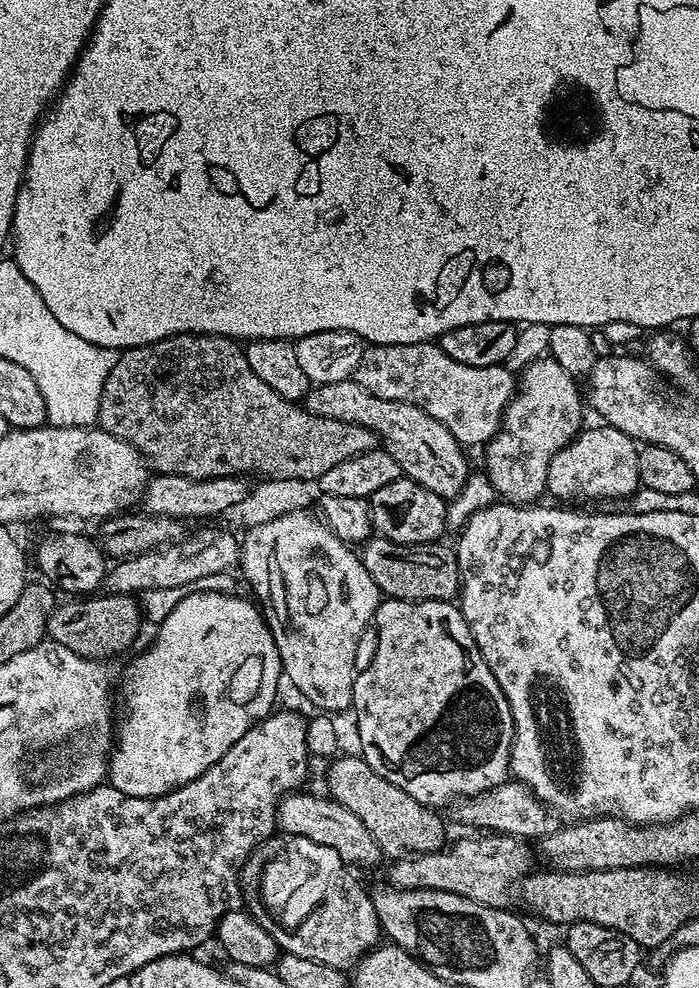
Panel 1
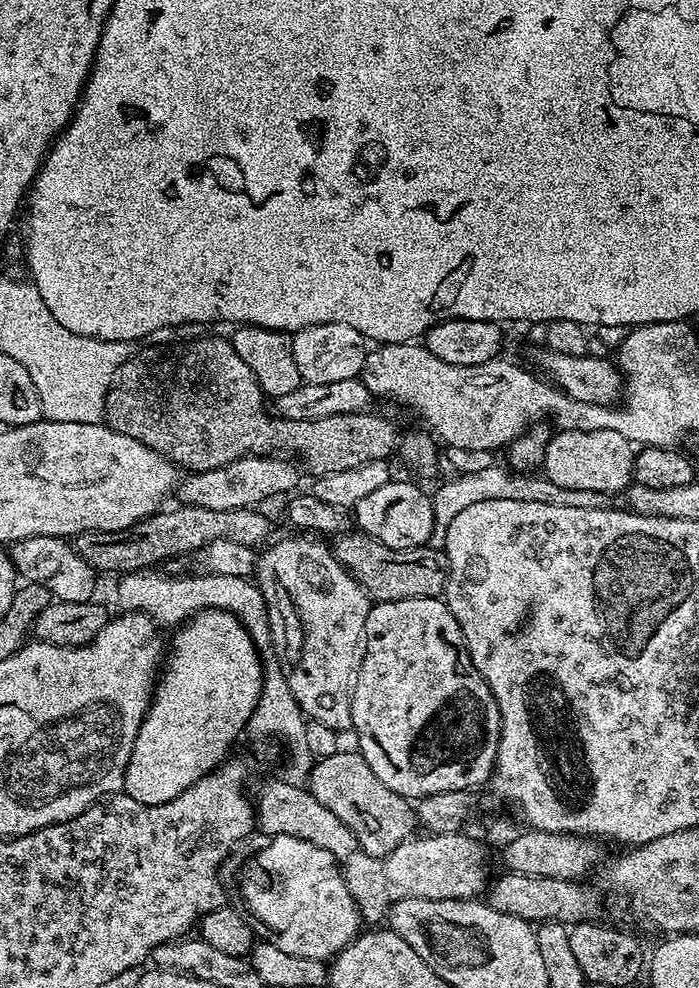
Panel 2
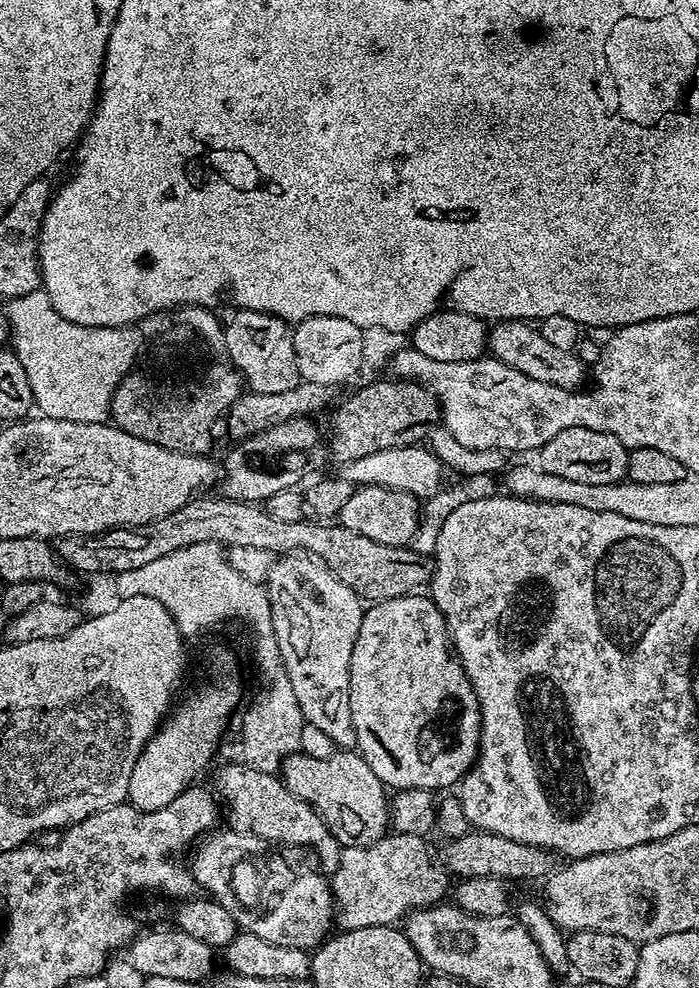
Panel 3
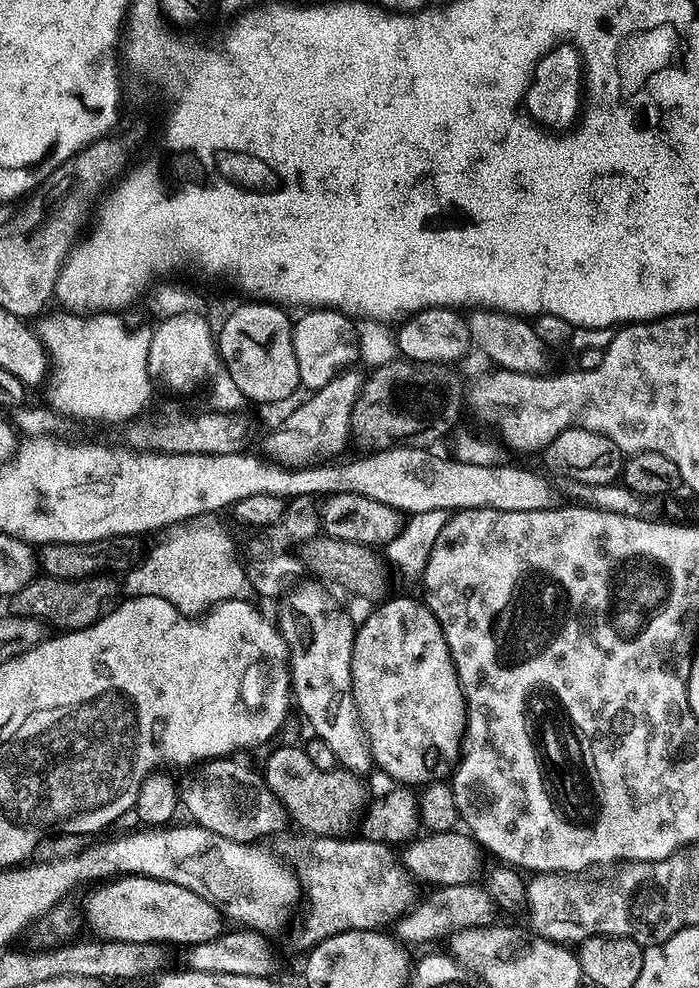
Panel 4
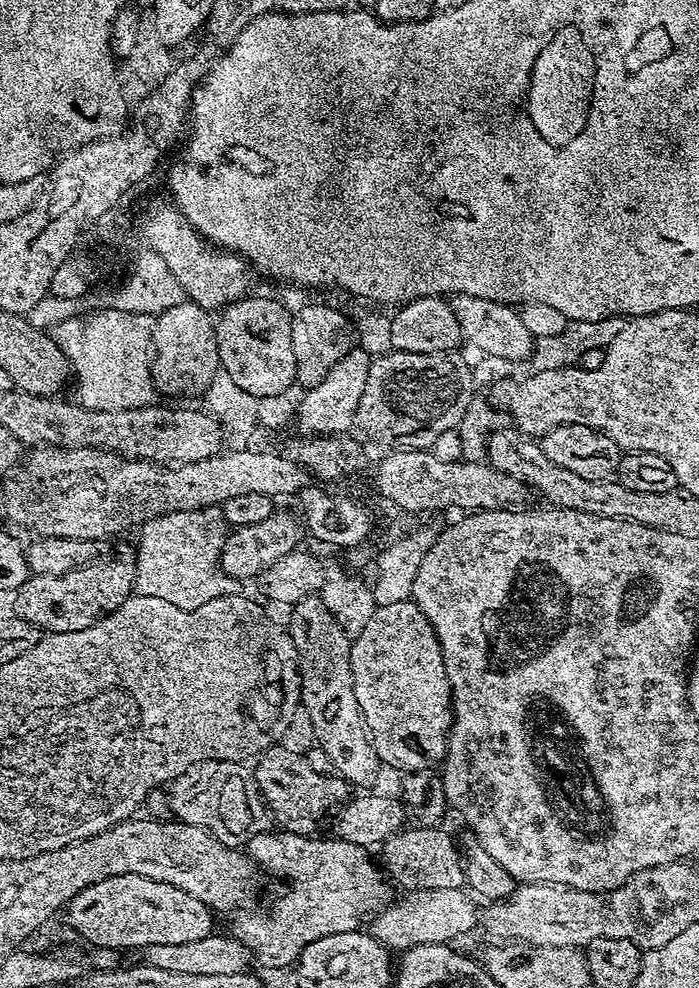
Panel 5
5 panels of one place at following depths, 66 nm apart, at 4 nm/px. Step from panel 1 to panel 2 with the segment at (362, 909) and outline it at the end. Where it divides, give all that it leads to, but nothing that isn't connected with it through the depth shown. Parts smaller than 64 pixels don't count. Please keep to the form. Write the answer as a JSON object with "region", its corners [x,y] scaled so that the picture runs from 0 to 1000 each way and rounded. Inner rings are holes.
{"region":[[[366,844],[353,850],[345,850],[320,869],[318,894],[325,914],[336,919],[340,925],[346,925],[349,932],[361,938],[362,944],[366,944],[373,952],[398,957],[398,962],[409,962],[409,966],[426,966],[426,970],[449,970],[469,974],[479,970],[499,953],[508,951],[518,942],[518,928],[501,901],[495,897],[484,867],[472,864],[472,860],[461,860],[461,856],[449,856],[449,852],[438,852],[432,848],[415,848],[415,844],[398,844],[396,846]]]}

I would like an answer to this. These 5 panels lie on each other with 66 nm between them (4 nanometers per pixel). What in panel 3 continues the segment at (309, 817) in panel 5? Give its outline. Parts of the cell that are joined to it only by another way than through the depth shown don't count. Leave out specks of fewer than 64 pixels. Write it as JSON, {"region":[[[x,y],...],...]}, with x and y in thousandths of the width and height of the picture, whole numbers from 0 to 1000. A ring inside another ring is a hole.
{"region":[[[481,759],[472,767],[446,767],[432,760],[412,765],[403,778],[406,795],[419,802],[428,810],[438,812],[469,834],[475,847],[482,855],[492,858],[522,858],[539,854],[558,842],[558,806],[552,795],[524,775],[524,771],[508,760]]]}

